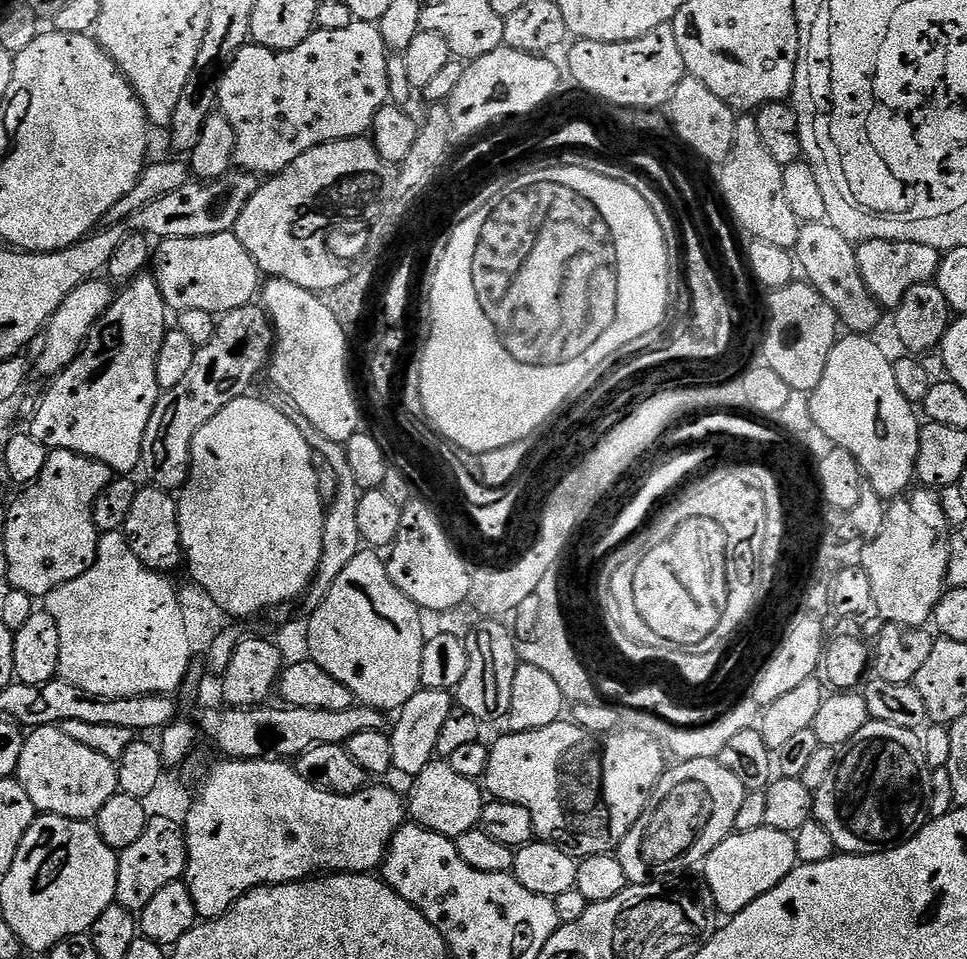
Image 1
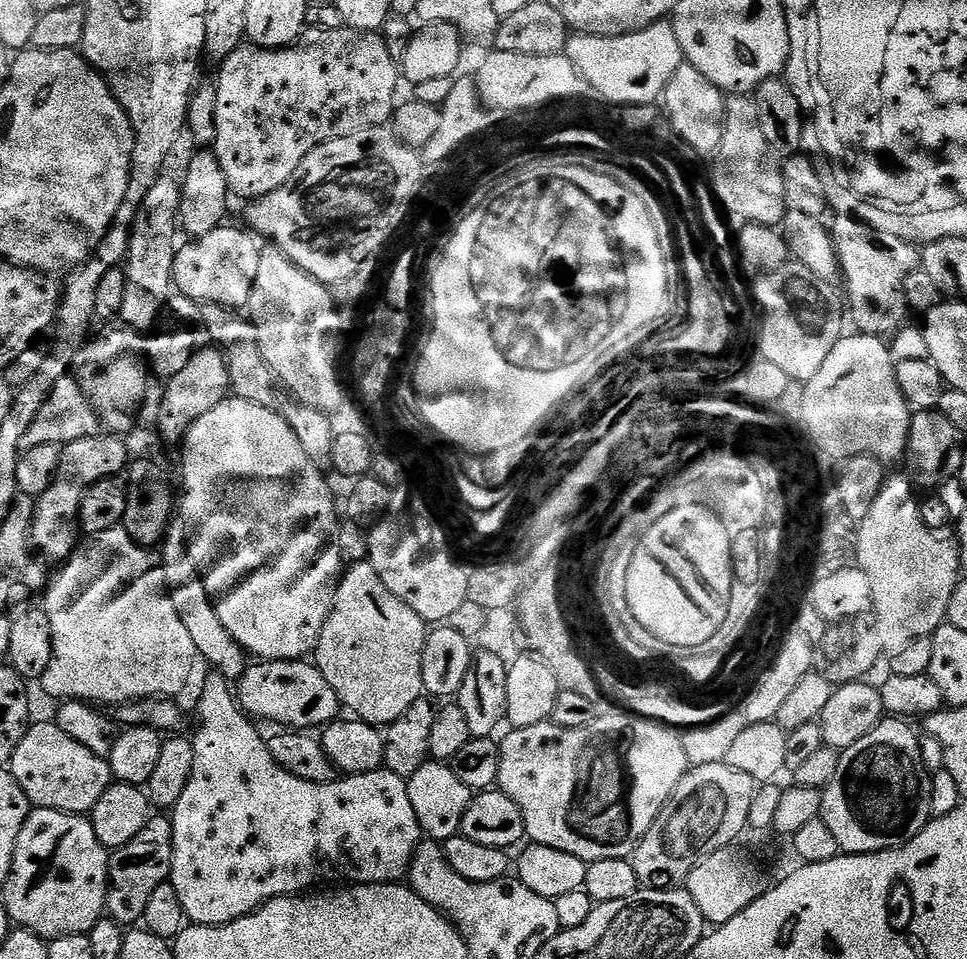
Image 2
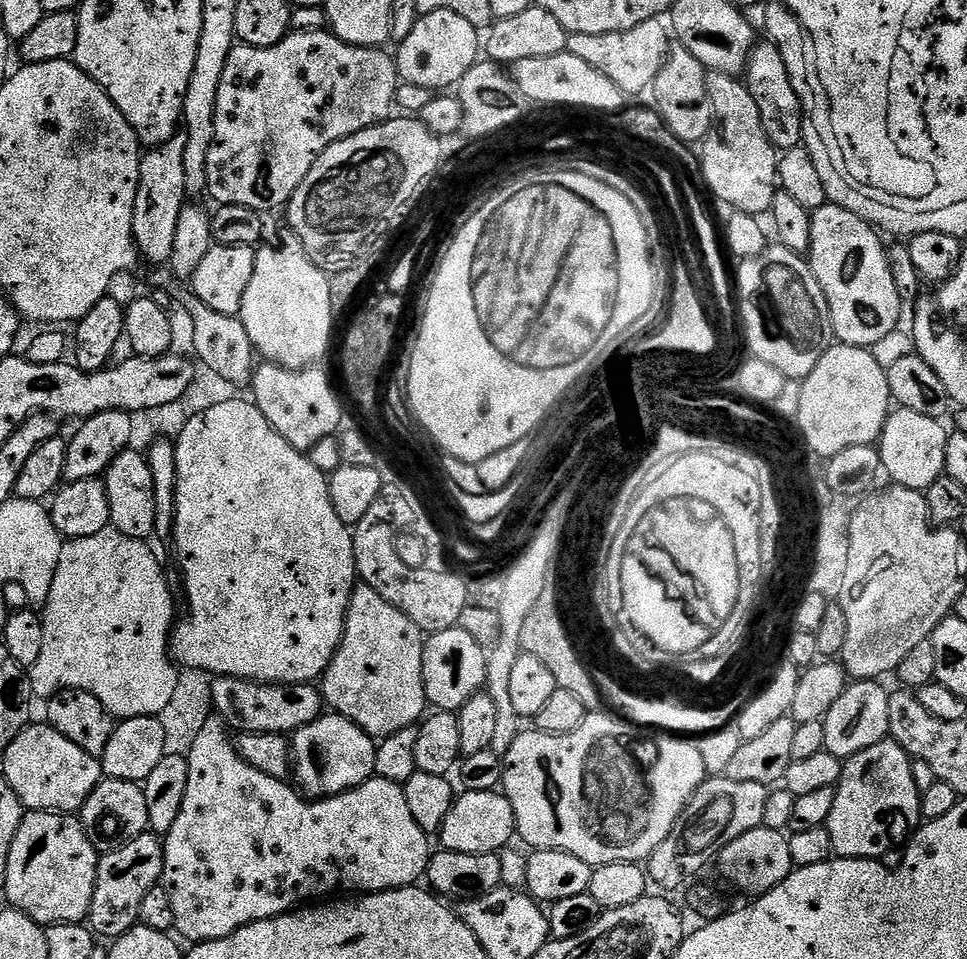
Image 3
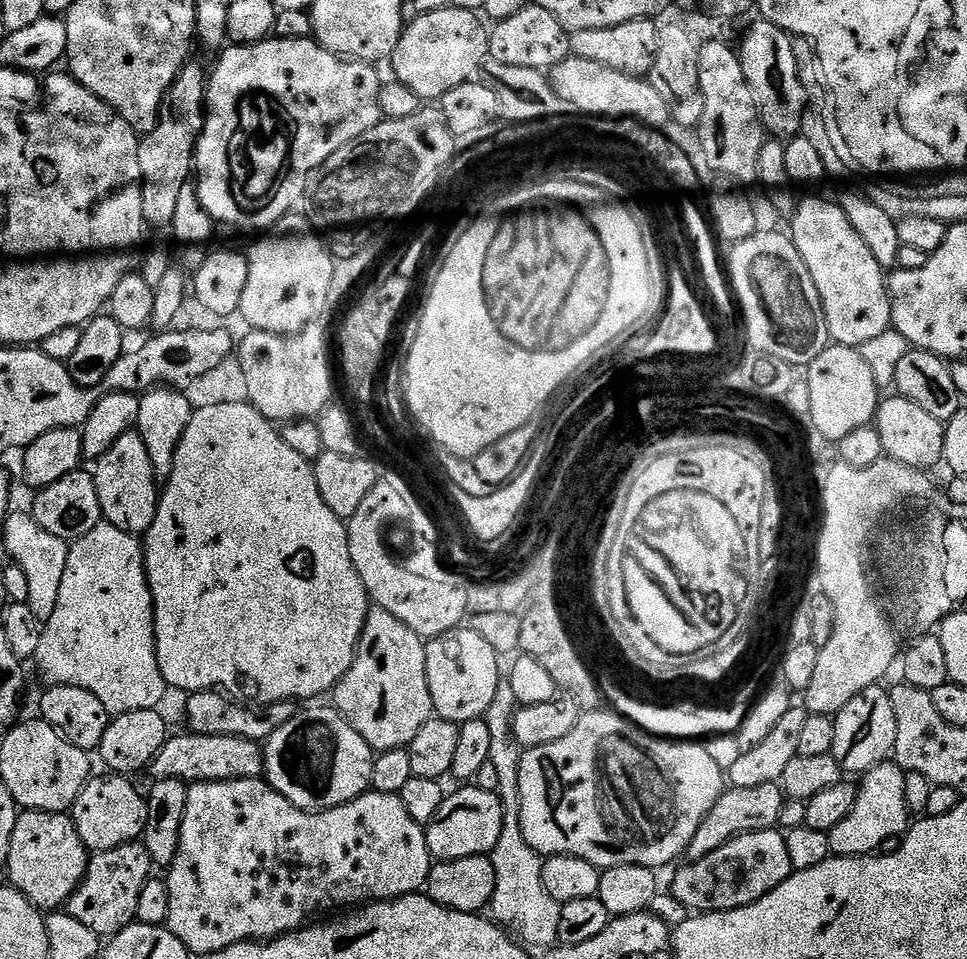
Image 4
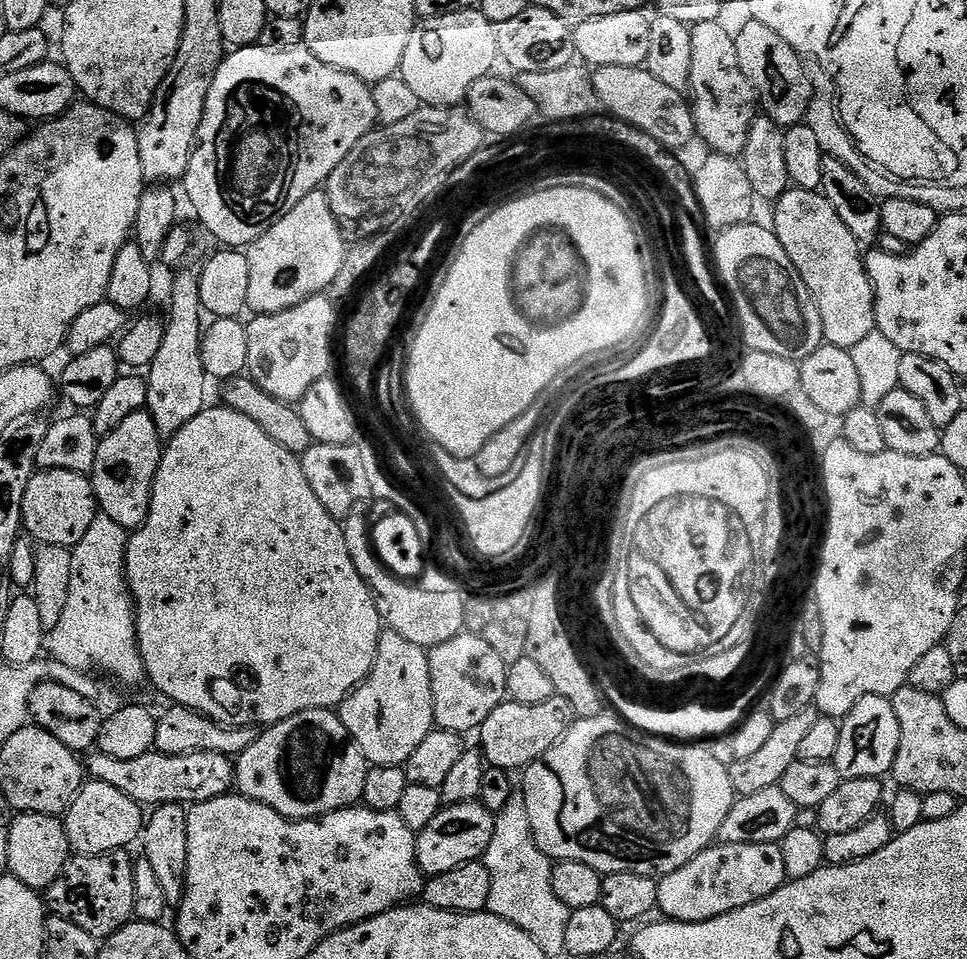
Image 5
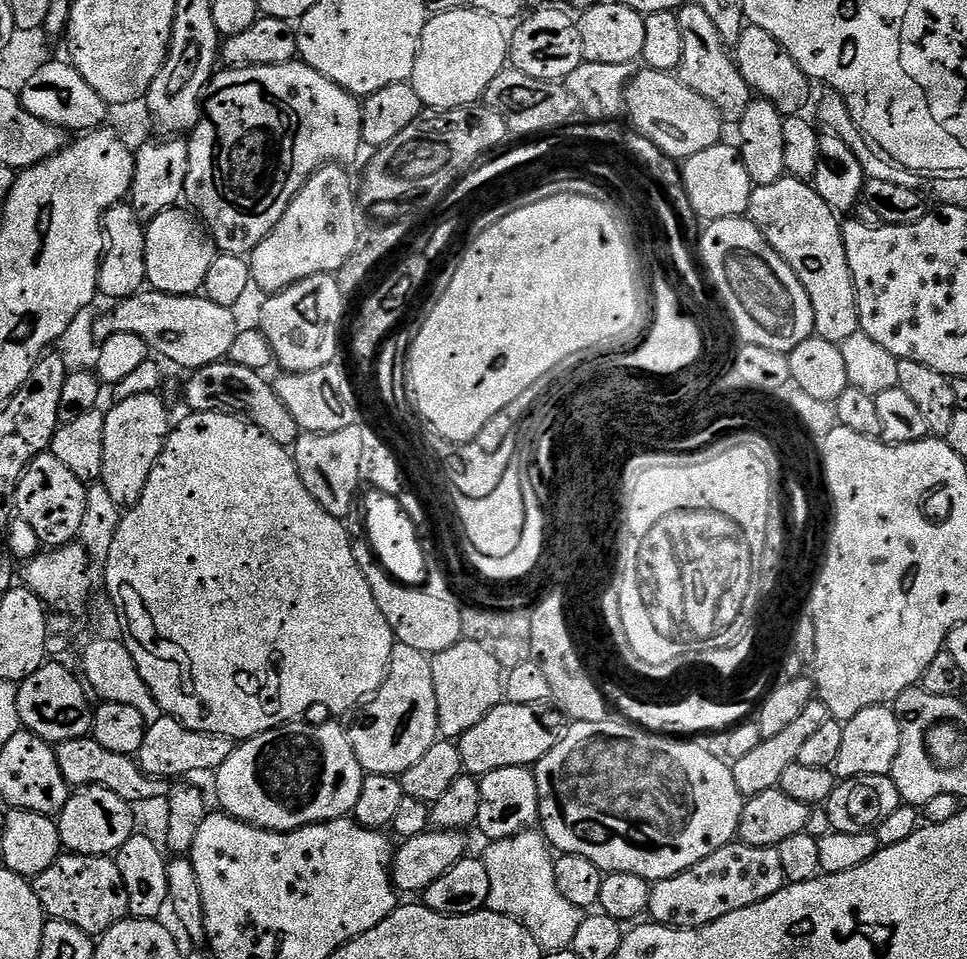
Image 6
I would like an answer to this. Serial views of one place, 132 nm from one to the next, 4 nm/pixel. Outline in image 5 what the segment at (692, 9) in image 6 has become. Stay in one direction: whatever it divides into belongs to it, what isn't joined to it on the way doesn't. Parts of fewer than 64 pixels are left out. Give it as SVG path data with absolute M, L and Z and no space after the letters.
M720 20L698 22L691 25L691 29L690 100L692 116L696 119L696 136L704 139L717 156L743 157L746 138L750 138L750 126L758 115L758 101L746 74L742 74L742 66L738 66L738 46L733 29L728 29Z

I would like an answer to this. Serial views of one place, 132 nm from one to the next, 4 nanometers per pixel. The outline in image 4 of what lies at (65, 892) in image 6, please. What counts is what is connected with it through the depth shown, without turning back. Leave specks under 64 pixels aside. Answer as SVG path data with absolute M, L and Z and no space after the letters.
M143 842L123 844L114 850L97 852L89 859L88 873L80 883L76 893L66 905L66 911L82 926L94 930L102 938L117 936L123 928L136 920L138 910L138 894L142 894L142 886L150 879L154 865Z

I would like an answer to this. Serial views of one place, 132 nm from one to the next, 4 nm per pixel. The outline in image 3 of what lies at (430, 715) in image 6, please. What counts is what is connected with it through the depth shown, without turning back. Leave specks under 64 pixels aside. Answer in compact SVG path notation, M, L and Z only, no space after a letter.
M357 583L350 598L344 637L322 677L325 705L353 720L373 738L413 727L425 715L422 654L426 636L402 610L390 606L378 590Z

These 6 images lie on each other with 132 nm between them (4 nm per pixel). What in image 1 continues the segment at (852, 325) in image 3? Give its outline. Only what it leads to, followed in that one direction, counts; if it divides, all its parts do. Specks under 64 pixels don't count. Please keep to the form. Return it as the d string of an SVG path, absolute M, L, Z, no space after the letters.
M867 240L856 249L858 270L862 270L862 278L870 294L884 310L897 308L906 290L910 290L910 286L935 281L941 255L941 249L934 246L922 246L922 242L897 240Z

